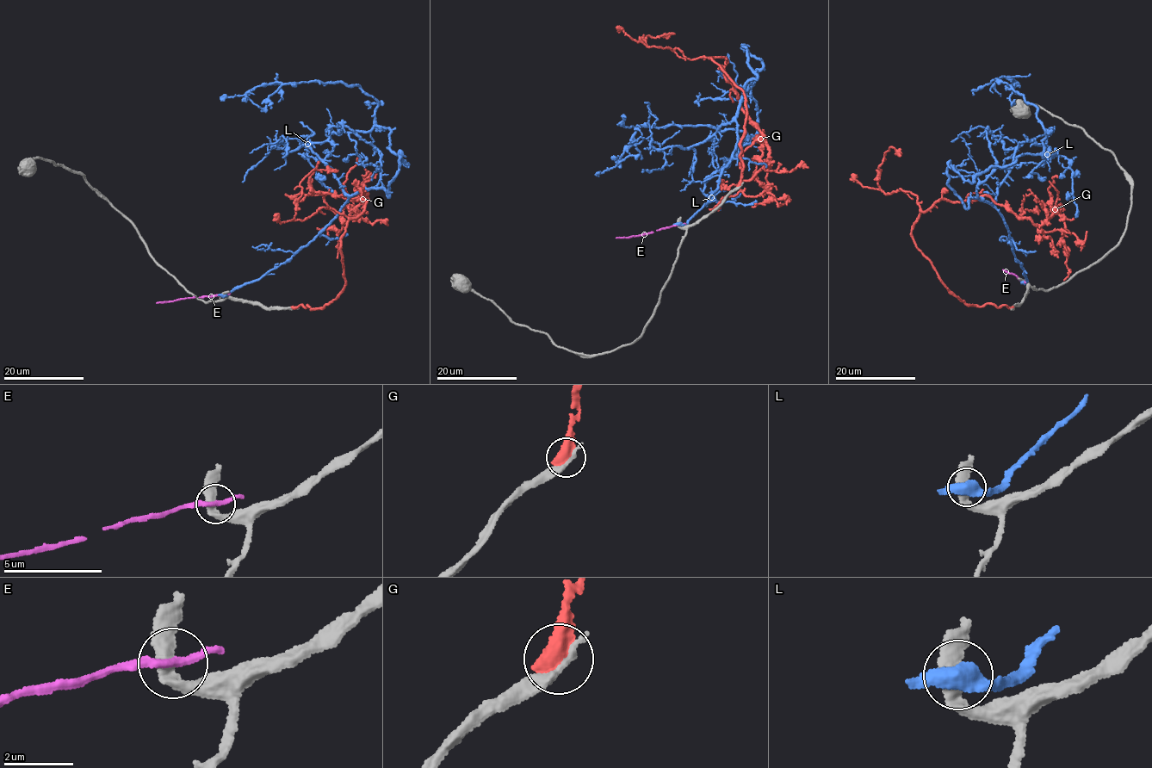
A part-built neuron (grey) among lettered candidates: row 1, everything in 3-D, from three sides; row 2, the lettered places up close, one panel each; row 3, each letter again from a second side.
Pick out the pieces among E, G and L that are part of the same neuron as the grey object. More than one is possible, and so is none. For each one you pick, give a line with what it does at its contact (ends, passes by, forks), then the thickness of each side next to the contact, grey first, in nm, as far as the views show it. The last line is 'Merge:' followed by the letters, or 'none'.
Merge: none

